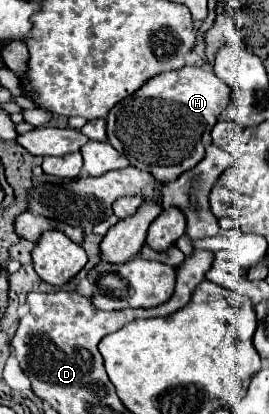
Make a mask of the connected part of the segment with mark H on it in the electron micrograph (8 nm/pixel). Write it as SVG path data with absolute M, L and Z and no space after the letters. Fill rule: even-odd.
M185 66L175 72L165 72L159 74L157 78L151 78L135 94L121 100L117 106L109 110L107 138L117 152L127 156L131 166L139 170L149 170L158 182L170 182L203 160L205 148L211 144L211 130L219 114L225 110L227 102L229 102L229 86L225 86L225 82L221 82L211 70Z

